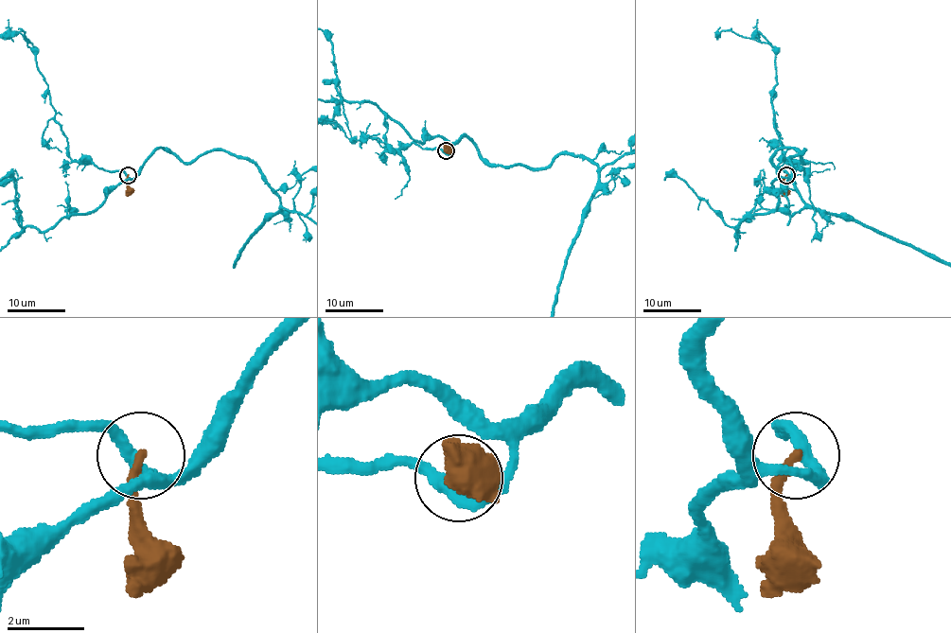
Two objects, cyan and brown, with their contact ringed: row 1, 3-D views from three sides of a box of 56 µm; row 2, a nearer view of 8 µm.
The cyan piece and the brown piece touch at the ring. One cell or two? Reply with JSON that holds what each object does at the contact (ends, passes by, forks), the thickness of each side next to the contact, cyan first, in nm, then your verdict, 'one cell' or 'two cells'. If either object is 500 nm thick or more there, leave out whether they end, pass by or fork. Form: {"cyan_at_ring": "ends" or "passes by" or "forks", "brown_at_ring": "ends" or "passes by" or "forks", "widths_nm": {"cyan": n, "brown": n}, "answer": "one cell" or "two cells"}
{"cyan_at_ring": "passes by", "brown_at_ring": "ends", "widths_nm": {"cyan": 320, "brown": 240}, "answer": "two cells"}

